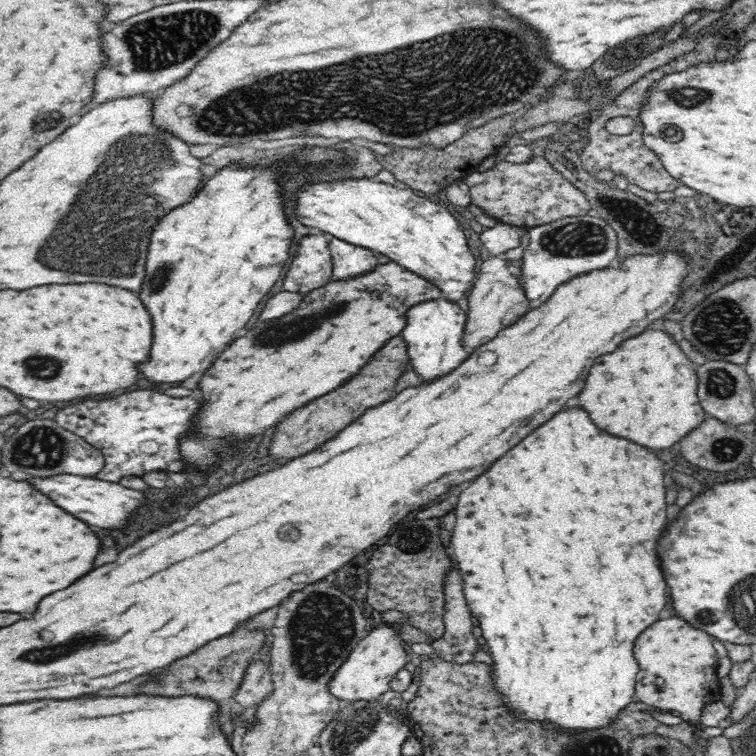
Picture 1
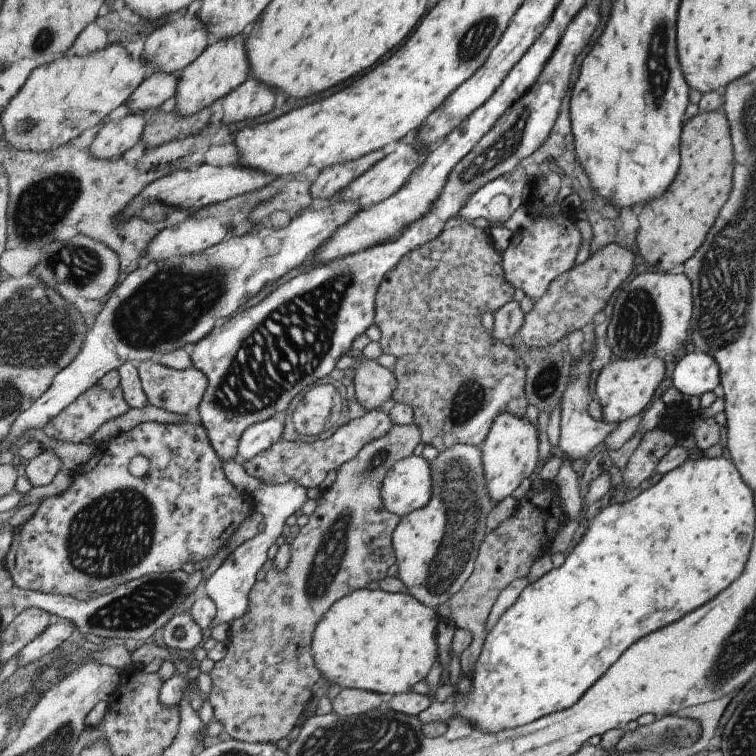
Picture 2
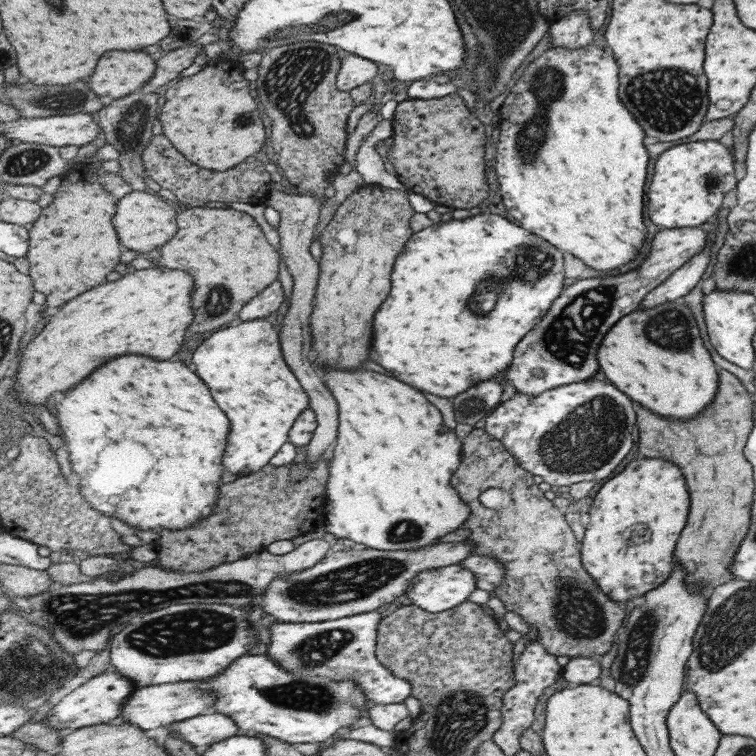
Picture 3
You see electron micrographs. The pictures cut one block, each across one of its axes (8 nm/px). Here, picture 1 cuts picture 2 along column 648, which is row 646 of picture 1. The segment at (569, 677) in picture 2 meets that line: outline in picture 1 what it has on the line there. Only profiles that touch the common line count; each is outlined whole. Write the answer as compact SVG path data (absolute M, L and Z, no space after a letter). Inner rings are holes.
M568 408L558 412L552 420L548 420L540 428L536 428L516 448L512 448L500 460L496 460L496 464L492 464L488 472L478 476L474 482L470 482L470 486L464 492L460 492L456 510L453 510L456 514L456 526L453 527L450 538L450 551L463 580L462 591L466 605L470 609L470 614L478 620L481 636L484 637L490 651L492 663L488 664L488 667L490 676L493 676L497 696L503 708L513 718L520 721L548 723L559 736L574 736L574 733L606 728L617 721L624 709L633 708L636 702L634 682L638 674L638 664L634 660L632 648L638 634L660 618L658 614L664 610L668 602L666 582L656 554L656 542L666 524L666 506L668 506L662 480L664 470L668 469L664 468L664 462L658 460L652 450L644 446L640 448L634 442L602 432L590 420L588 412L584 412L582 408Z

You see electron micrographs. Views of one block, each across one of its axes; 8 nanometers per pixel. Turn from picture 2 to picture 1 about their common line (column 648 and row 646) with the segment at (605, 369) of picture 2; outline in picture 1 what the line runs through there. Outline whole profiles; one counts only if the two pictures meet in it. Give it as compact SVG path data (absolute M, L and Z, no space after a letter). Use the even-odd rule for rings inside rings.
M382 622L356 644L350 656L334 672L334 677L329 681L327 688L343 706L354 702L381 702L382 696L391 690L389 686L396 672L405 664L406 652L402 638L388 623Z

